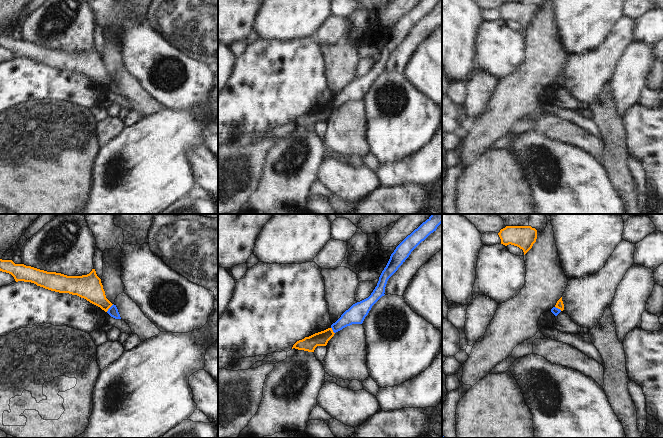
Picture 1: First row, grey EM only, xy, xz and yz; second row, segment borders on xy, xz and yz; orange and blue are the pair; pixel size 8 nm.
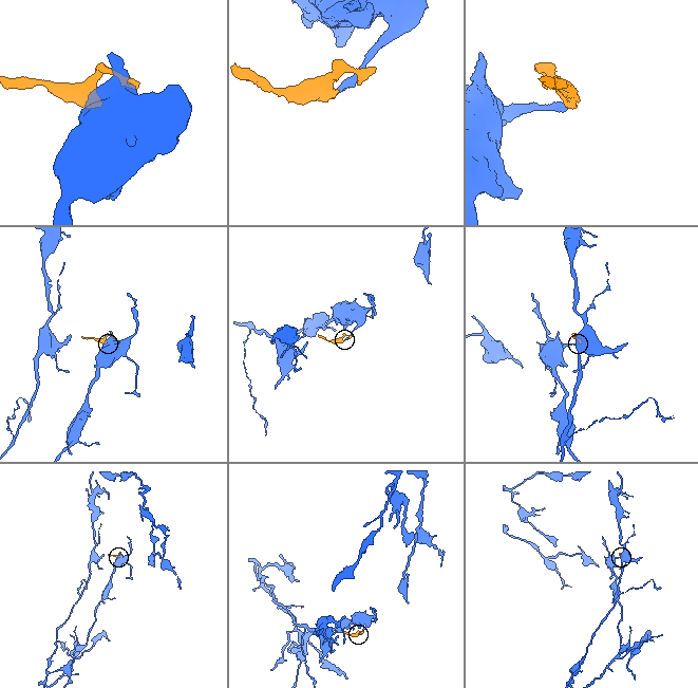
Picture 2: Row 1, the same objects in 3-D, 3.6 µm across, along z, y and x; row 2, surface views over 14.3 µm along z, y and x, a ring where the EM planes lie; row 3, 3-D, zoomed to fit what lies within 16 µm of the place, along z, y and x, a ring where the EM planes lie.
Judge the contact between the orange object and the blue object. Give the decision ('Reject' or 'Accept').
Reject.

